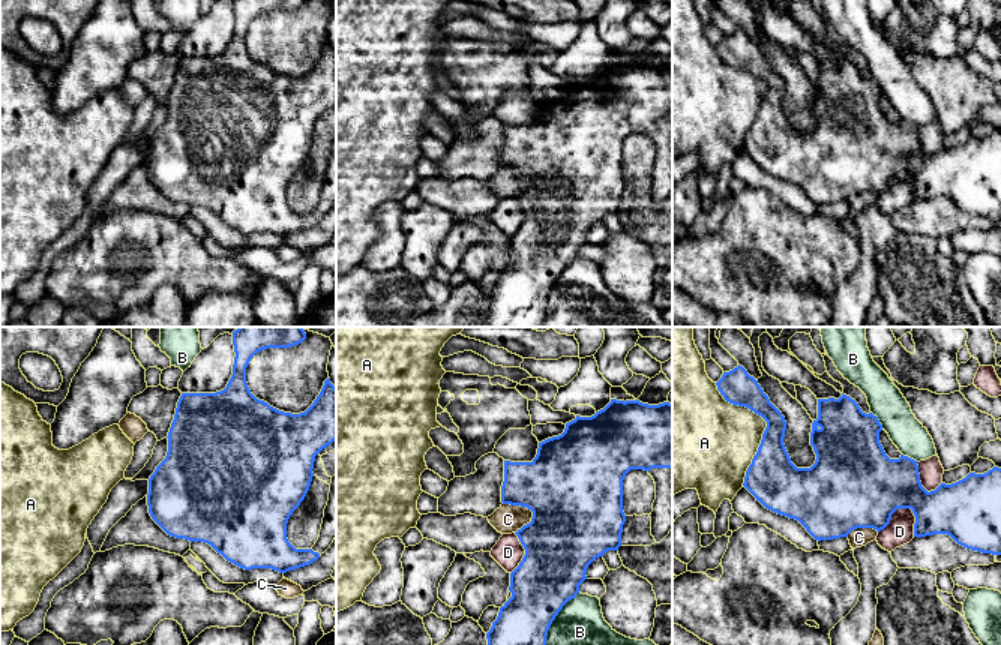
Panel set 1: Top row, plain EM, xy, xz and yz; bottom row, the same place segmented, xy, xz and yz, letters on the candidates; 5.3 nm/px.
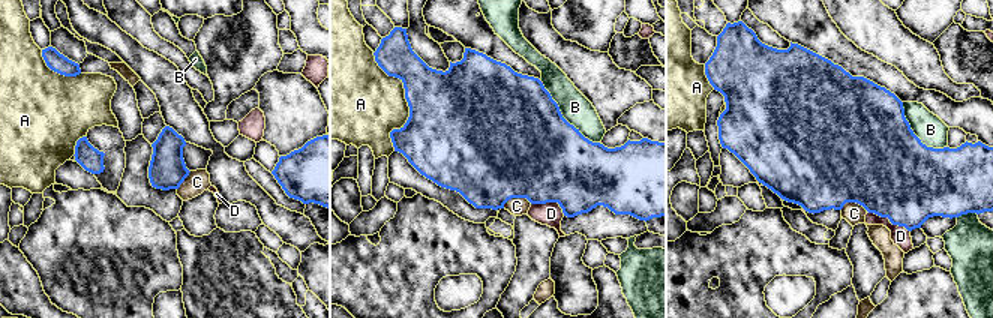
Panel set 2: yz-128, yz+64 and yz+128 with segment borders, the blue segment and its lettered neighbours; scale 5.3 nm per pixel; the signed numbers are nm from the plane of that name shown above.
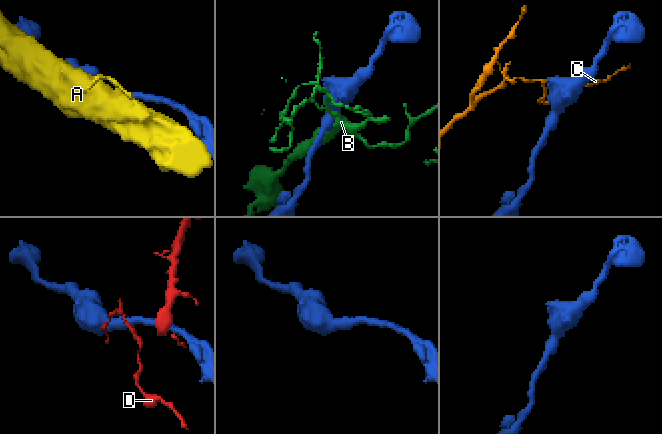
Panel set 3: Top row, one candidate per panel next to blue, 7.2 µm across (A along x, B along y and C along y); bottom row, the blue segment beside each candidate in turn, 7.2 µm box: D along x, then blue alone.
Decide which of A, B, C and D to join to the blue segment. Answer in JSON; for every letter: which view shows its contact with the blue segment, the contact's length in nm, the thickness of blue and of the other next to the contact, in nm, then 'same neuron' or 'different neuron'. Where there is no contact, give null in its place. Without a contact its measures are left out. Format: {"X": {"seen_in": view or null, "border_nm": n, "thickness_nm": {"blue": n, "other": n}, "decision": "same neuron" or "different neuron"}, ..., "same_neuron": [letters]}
{"A": {"seen_in": "yz", "border_nm": 550, "thickness_nm": {"blue": 240, "other": 380}, "decision": "different neuron"}, "B": {"seen_in": "xz", "border_nm": 440, "thickness_nm": {"blue": 320, "other": 420}, "decision": "different neuron"}, "C": {"seen_in": "xz", "border_nm": 190, "thickness_nm": {"blue": 440, "other": 150}, "decision": "different neuron"}, "D": {"seen_in": "yz", "border_nm": 220, "thickness_nm": {"blue": 460, "other": 150}, "decision": "different neuron"}, "same_neuron": []}

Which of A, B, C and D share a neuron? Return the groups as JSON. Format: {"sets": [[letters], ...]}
{"sets": [["A"], ["B"], ["C"], ["D"]]}

